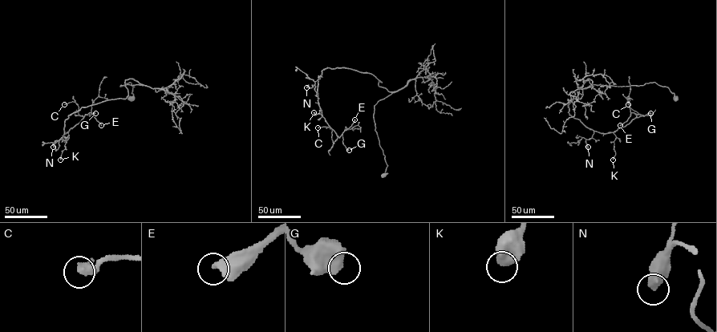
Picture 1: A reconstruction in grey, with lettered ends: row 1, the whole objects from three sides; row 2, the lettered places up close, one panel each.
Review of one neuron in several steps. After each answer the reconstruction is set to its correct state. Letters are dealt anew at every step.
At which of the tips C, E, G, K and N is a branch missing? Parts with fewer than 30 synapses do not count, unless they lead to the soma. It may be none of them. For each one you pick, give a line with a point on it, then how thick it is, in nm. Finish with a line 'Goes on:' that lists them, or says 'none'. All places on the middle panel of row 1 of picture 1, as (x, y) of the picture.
E: place (354, 119); calibre 500 nm
Goes on: E

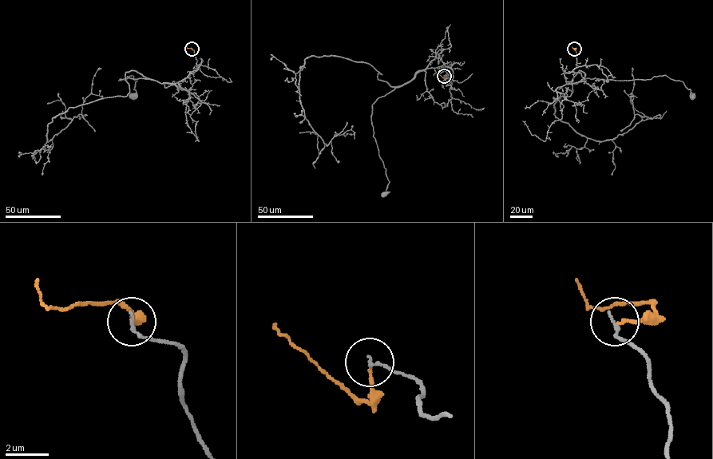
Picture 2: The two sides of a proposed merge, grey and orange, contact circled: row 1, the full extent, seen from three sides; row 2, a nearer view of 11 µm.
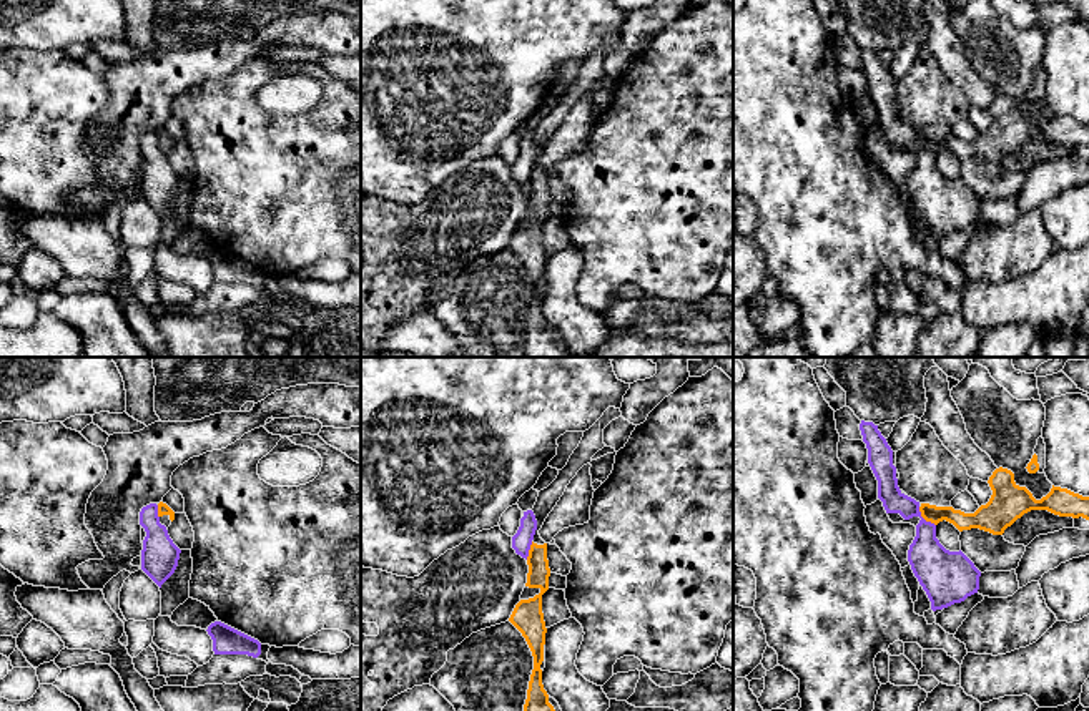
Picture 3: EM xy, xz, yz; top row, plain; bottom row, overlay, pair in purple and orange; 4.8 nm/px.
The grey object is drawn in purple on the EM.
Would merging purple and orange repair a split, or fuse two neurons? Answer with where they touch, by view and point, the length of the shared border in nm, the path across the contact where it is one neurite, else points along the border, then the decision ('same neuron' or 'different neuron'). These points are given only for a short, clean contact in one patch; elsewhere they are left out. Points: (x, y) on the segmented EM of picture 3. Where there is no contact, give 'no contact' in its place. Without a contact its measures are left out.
yz (923, 519) | 130 nm | along yz (918, 507), (920, 514), (935, 525) | different neuron

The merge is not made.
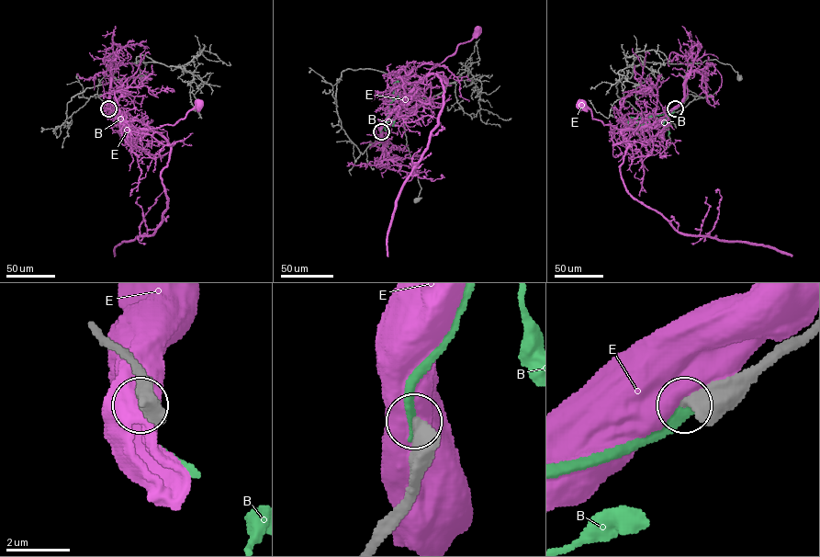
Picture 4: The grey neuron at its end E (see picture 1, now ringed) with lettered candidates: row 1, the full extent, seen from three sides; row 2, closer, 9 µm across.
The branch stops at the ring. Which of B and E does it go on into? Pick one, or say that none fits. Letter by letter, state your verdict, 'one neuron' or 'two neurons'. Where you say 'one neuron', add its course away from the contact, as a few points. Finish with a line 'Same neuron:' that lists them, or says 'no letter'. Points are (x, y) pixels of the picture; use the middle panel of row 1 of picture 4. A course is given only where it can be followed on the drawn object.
B: one neuron; it runs (381, 131), (396, 90), (399, 94), (389, 105)
E: two neurons
Same neuron: B

